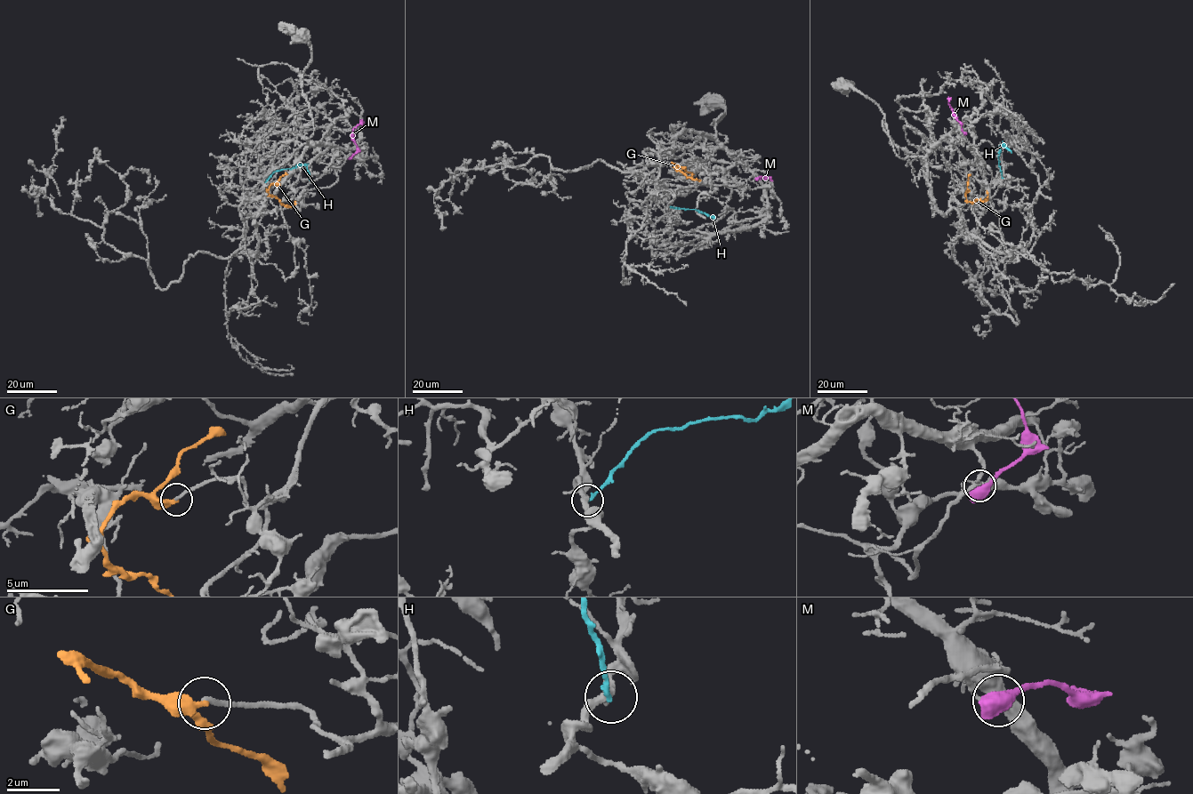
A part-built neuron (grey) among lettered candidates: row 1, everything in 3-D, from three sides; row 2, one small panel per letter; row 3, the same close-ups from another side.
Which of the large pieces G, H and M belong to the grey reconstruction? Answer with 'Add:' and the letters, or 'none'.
Add: none

